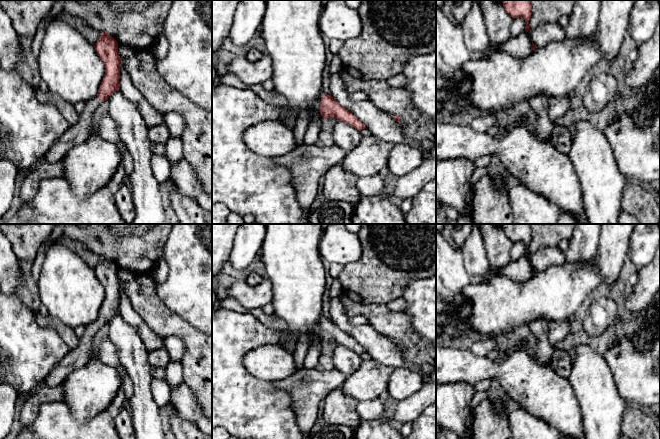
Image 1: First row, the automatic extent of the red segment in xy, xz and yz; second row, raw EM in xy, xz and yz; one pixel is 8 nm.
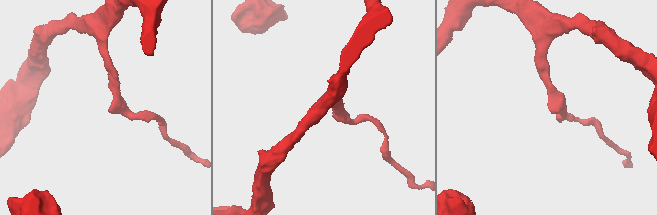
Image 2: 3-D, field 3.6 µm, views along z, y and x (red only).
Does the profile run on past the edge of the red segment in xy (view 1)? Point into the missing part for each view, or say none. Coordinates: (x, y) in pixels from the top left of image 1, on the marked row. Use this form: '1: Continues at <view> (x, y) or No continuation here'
1: Continues at xy (78, 133)

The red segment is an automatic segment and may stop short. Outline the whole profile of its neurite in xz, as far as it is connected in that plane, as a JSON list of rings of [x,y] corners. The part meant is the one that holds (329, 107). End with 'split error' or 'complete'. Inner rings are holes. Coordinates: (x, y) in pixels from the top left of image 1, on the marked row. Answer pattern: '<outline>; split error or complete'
[[[322,94],[319,96],[314,104],[314,109],[319,111],[325,120],[329,117],[335,117],[338,121],[345,122],[359,131],[366,128],[358,118],[339,105],[331,95]]]; split error

